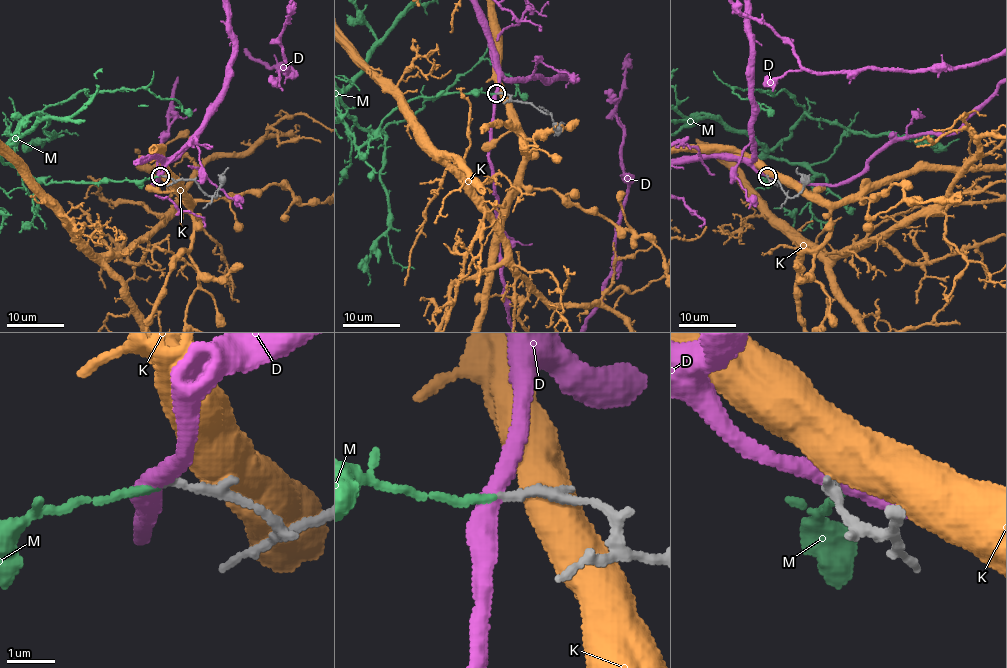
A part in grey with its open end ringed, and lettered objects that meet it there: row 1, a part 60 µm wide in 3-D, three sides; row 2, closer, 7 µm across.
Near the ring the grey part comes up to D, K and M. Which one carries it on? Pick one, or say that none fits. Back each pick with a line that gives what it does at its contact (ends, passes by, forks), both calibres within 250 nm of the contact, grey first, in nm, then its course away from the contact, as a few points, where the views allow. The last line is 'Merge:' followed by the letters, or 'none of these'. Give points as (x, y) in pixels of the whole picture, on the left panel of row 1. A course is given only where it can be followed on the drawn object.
M: it ends | 180/160 nm
Merge: M

